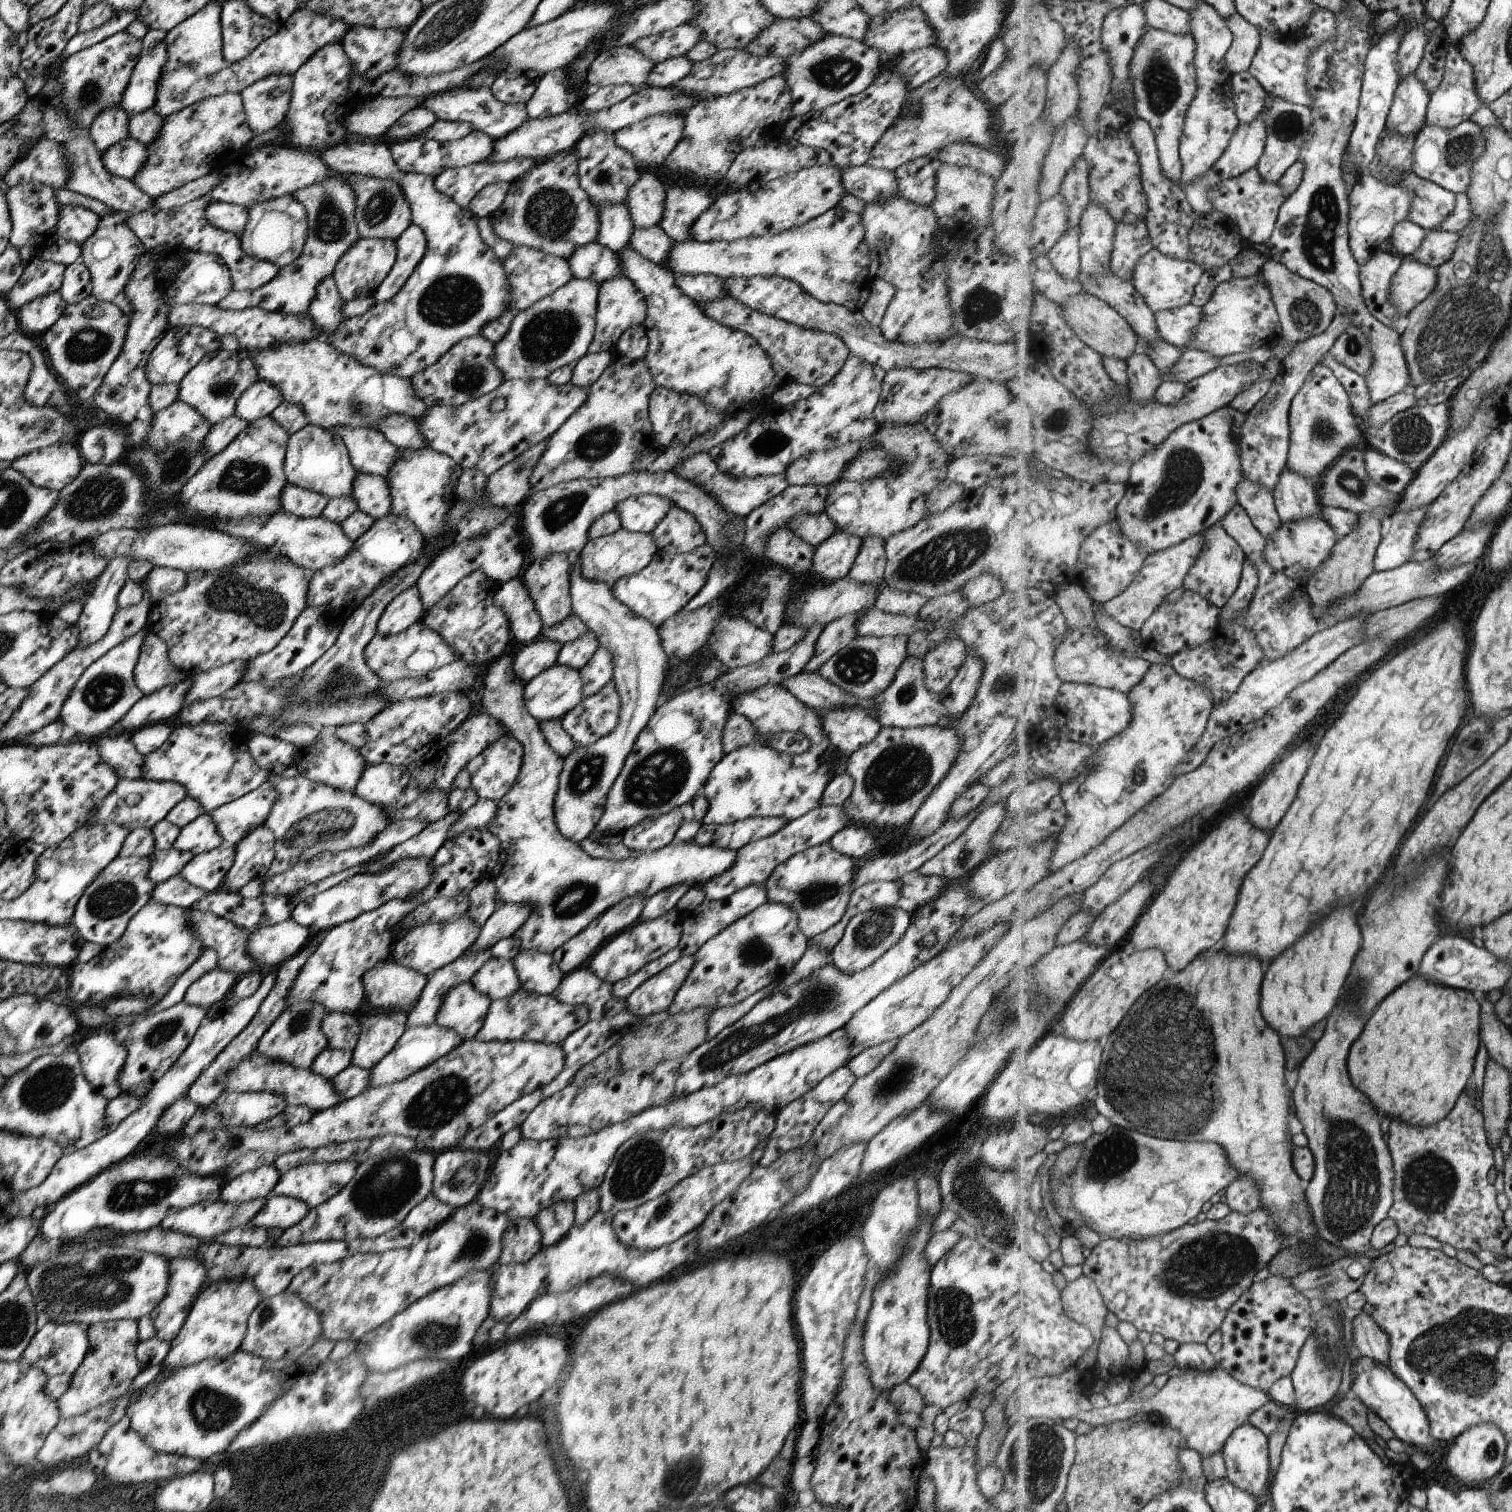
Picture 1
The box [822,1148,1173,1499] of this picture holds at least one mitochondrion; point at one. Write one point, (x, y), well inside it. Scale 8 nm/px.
(953, 1309)

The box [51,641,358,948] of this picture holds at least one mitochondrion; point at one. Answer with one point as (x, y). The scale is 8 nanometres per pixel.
(113, 899)

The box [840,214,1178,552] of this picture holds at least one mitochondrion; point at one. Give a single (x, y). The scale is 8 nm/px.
(981, 305)

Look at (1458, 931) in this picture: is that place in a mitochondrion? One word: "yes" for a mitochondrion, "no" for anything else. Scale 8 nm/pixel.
no

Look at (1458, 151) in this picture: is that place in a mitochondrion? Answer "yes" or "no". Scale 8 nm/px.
yes

